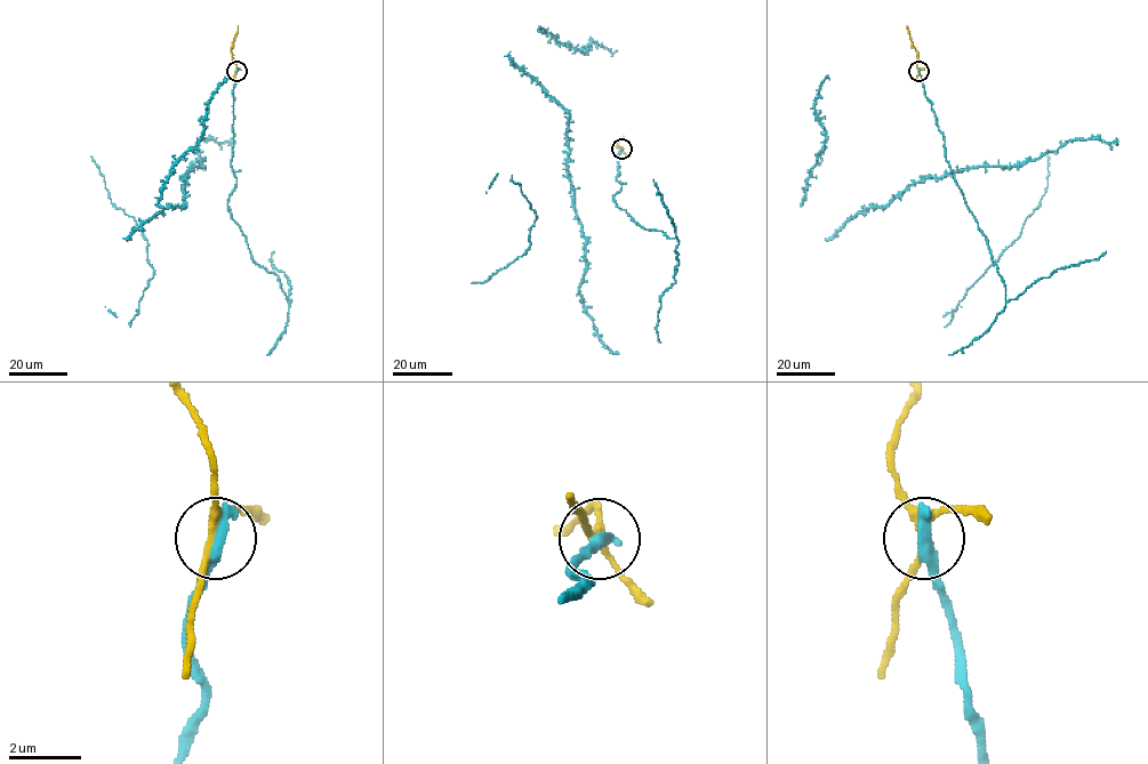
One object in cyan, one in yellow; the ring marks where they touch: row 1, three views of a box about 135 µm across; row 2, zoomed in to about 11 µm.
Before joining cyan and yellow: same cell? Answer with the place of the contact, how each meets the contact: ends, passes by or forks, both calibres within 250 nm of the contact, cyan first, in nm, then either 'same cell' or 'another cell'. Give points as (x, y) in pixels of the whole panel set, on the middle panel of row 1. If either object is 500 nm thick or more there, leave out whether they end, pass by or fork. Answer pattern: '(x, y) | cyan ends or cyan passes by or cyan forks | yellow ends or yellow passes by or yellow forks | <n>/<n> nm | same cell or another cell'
(621, 149) | cyan ends | yellow forks | 460/220 nm | another cell

